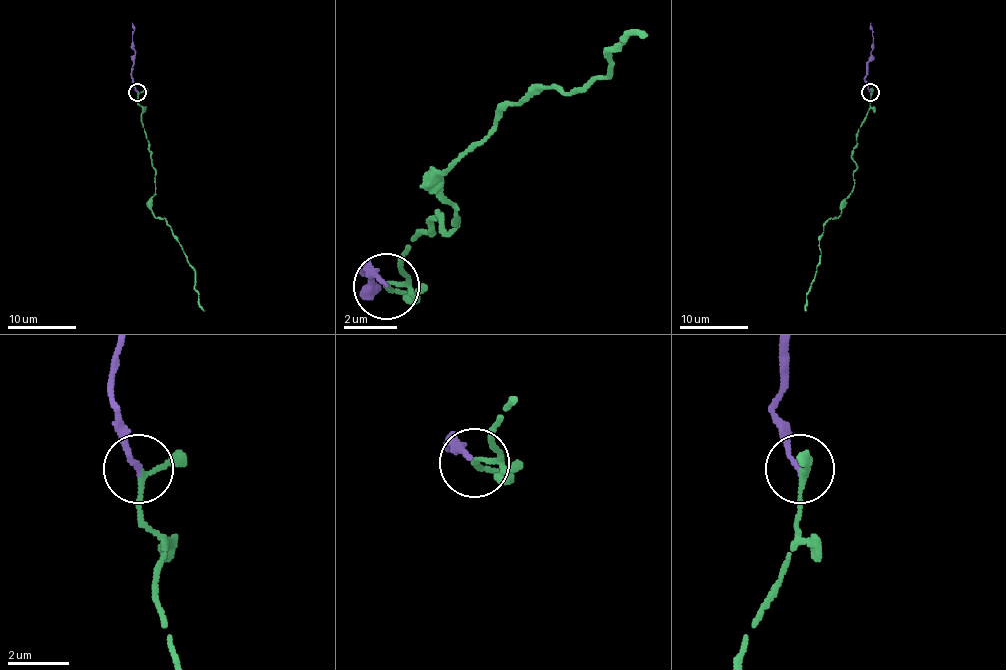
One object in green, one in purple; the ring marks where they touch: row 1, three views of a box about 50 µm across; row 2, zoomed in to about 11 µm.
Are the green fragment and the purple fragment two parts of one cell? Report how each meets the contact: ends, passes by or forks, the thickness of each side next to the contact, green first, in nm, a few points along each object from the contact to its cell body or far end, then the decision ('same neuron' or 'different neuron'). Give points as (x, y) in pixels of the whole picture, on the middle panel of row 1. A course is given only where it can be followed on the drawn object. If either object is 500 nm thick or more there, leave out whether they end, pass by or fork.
green passes by | purple ends | 140/150 nm | green via (388, 284), (441, 211), (454, 224), (441, 171), (460, 152), (533, 85), (580, 92), (619, 39), (646, 39) | purple via (388, 284), (368, 264), (368, 284) | same neuron

